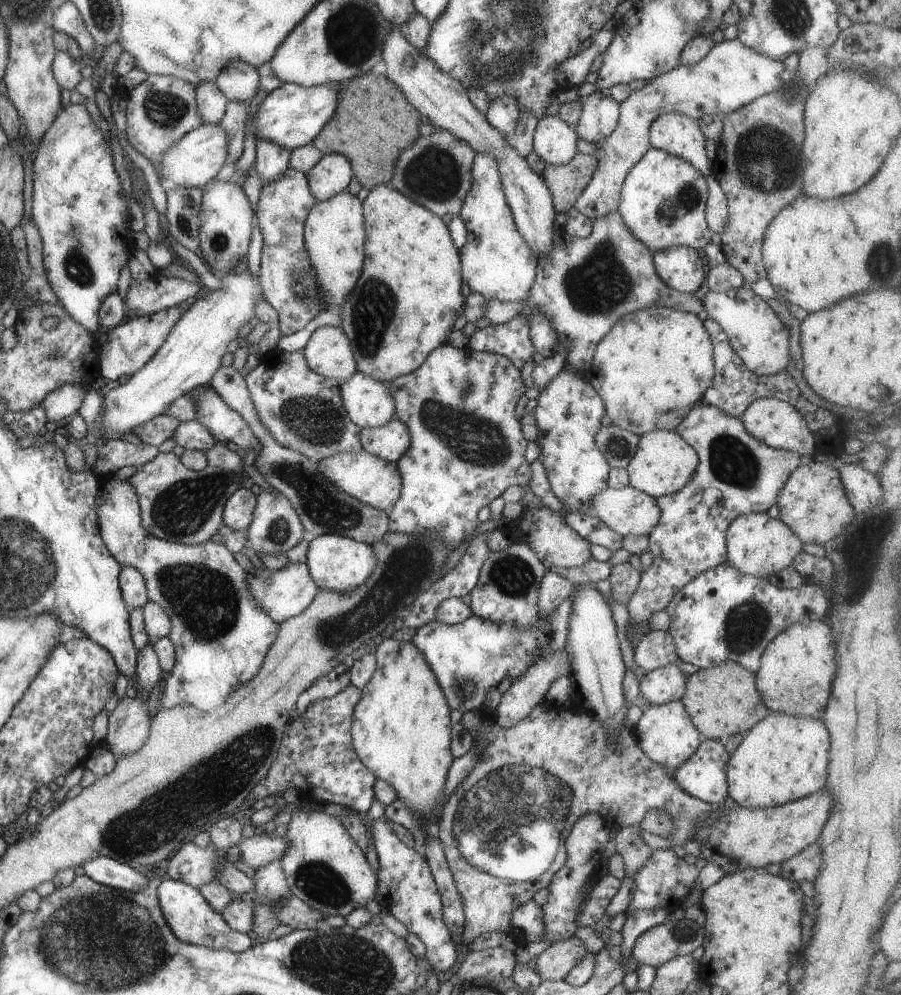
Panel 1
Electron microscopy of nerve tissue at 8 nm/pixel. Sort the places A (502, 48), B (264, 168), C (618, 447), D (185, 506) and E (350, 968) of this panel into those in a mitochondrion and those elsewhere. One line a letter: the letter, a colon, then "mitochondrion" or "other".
A: mitochondrion
B: other
C: mitochondrion
D: mitochondrion
E: mitochondrion

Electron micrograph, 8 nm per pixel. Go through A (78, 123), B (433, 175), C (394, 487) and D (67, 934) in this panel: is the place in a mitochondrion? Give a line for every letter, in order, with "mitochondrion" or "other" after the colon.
A: other
B: mitochondrion
C: other
D: mitochondrion

